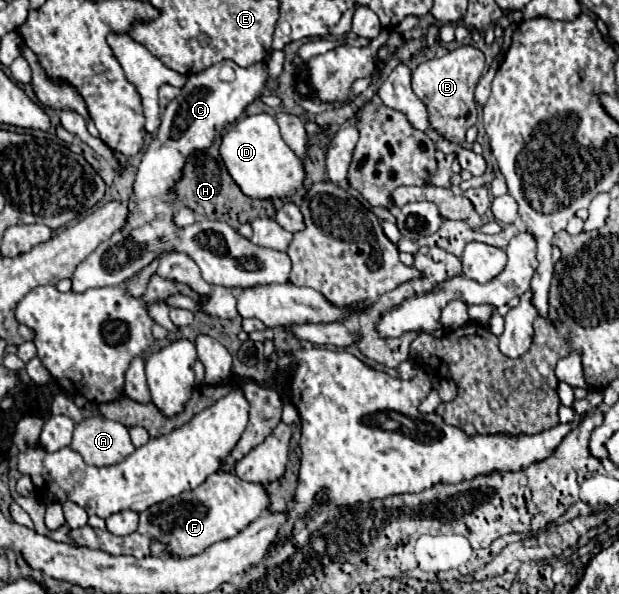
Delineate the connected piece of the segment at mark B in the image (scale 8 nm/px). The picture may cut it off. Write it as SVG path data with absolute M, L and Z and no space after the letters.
M472 46L456 48L442 58L424 60L412 72L412 90L428 108L428 122L448 142L464 144L464 134L476 124L474 88L484 72L484 54Z

